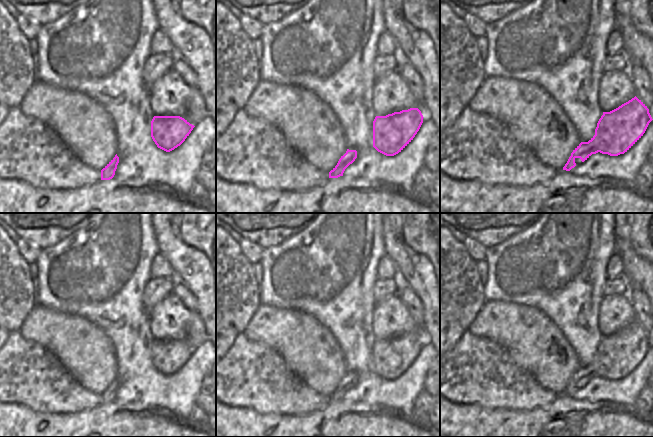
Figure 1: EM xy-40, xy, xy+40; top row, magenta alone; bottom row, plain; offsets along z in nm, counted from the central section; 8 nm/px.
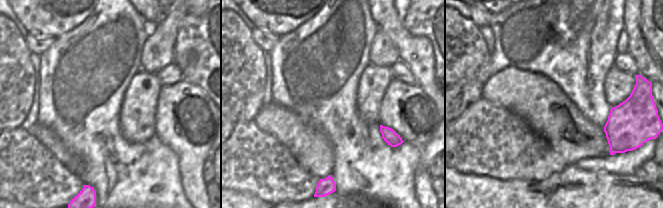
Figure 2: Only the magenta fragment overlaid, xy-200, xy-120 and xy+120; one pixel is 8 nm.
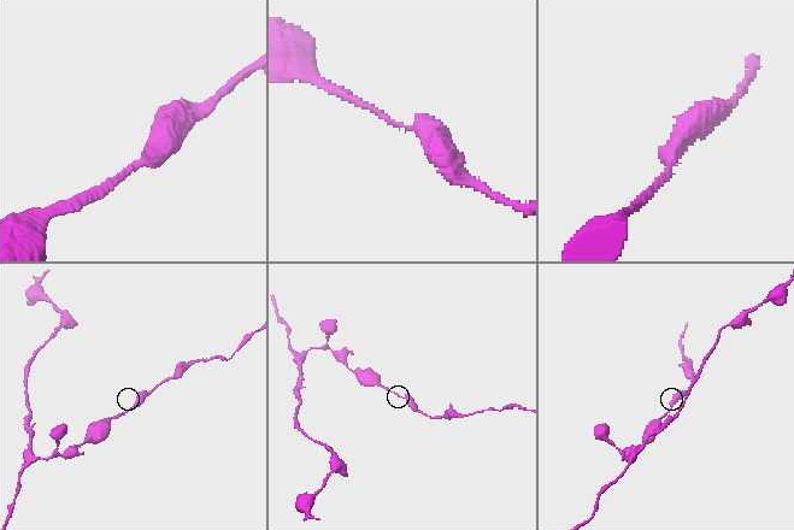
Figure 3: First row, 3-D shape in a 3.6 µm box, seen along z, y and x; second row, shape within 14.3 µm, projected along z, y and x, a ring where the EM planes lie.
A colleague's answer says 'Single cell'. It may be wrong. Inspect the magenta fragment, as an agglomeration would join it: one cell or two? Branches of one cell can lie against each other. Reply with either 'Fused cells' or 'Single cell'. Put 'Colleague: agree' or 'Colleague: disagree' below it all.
Single cell
Colleague: agree

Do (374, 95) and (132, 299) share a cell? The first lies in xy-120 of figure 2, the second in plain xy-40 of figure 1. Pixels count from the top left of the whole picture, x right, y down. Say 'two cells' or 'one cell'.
two cells

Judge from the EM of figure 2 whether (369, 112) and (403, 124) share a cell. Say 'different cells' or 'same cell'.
different cells

